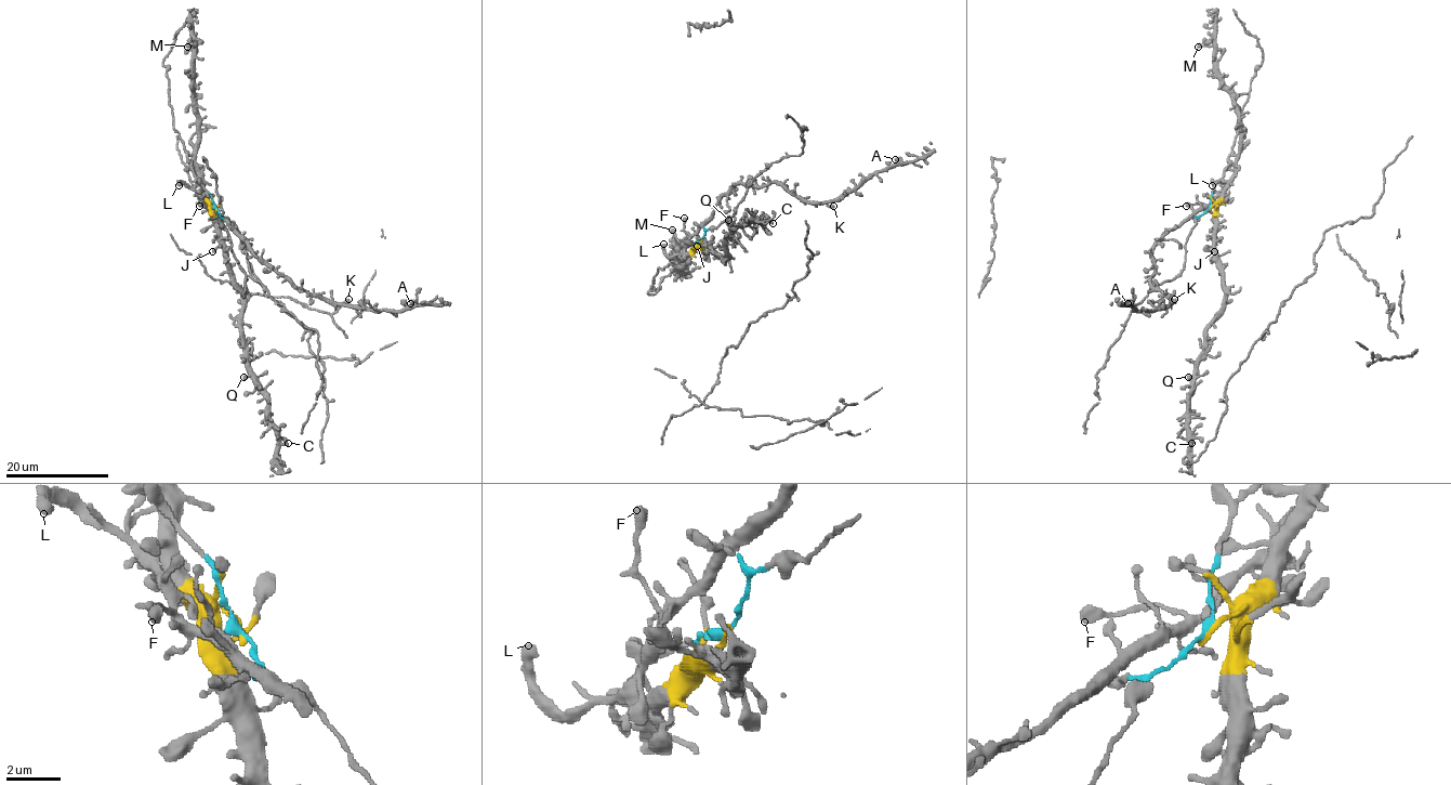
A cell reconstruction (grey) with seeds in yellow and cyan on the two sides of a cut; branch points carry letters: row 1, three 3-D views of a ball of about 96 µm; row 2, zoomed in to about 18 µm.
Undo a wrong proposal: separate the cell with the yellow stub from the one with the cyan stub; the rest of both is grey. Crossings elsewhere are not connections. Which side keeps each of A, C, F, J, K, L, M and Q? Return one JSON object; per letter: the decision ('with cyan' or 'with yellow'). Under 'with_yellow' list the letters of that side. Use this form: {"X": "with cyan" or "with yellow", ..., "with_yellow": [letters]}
{"A": "with cyan", "C": "with yellow", "F": "with cyan", "J": "with yellow", "K": "with cyan", "L": "with cyan", "M": "with yellow", "Q": "with yellow", "with_yellow": ["C", "J", "M", "Q"]}

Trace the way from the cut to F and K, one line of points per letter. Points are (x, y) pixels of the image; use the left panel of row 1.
F: (216, 209), (219, 217), (200, 203), (199, 206)
K: (216, 209), (255, 253), (307, 293), (342, 302), (348, 299)

